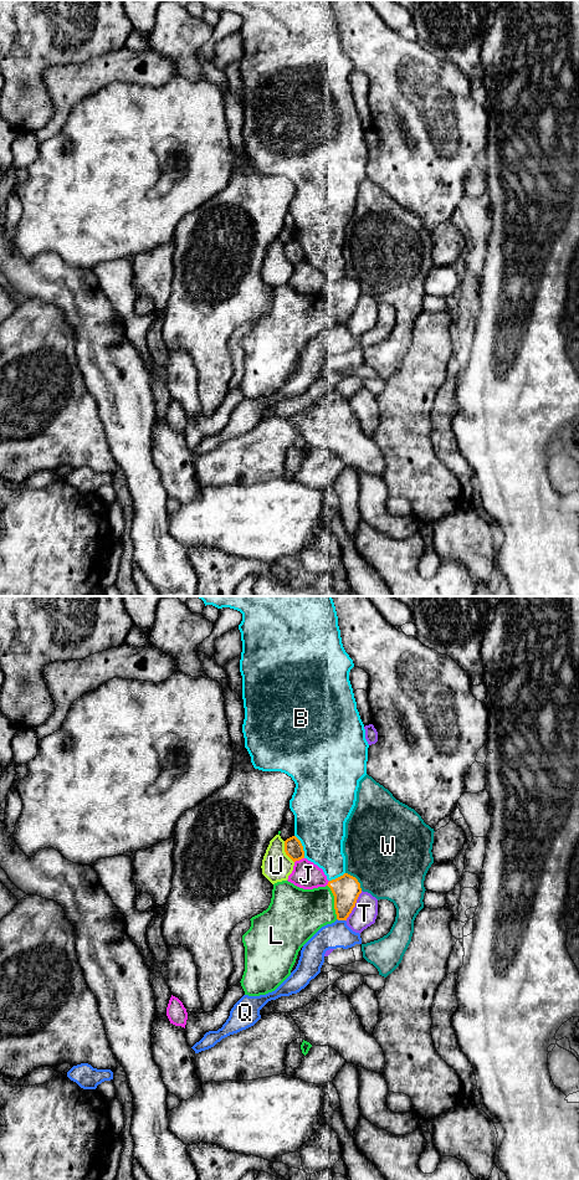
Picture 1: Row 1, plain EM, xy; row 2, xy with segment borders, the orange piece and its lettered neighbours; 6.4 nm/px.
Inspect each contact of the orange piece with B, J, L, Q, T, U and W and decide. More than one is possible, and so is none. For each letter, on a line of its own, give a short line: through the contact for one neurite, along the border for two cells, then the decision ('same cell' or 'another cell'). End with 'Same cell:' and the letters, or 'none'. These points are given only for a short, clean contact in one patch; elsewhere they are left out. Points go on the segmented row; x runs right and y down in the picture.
B: another cell
J: another cell
L: another cell
Q: another cell
T: another cell
U: xy (283, 841), (283, 851), (293, 862) | another cell
W: another cell
Same cell: none

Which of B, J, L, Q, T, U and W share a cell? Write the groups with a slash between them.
B / J / L / Q / T / U / W

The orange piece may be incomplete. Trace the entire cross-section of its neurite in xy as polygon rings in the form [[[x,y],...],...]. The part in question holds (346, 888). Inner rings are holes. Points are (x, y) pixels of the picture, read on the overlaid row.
[[[348,873],[327,884],[334,896],[334,909],[338,920],[347,920],[362,893],[358,879]]]

